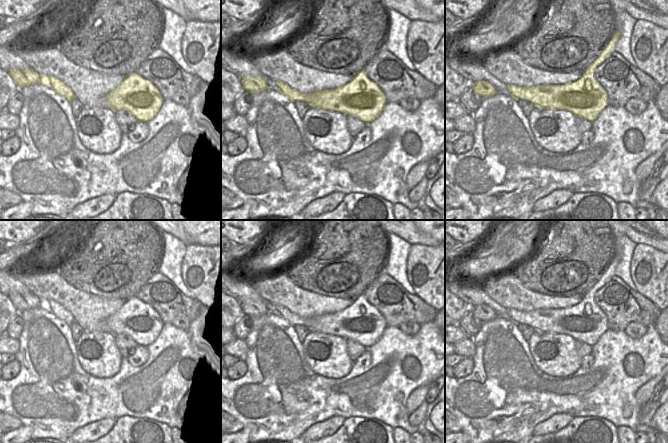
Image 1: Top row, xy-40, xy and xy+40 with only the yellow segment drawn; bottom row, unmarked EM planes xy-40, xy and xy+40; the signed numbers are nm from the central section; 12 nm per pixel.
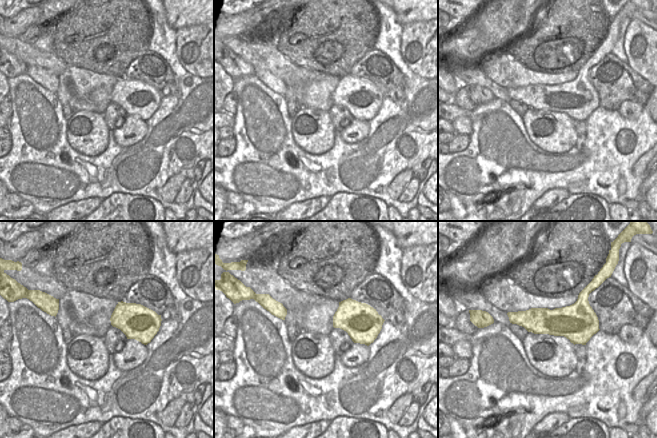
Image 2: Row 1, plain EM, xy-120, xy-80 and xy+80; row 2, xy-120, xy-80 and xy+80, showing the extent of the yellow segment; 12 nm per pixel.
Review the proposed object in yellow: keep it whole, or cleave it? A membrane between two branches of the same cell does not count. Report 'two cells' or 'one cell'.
two cells

